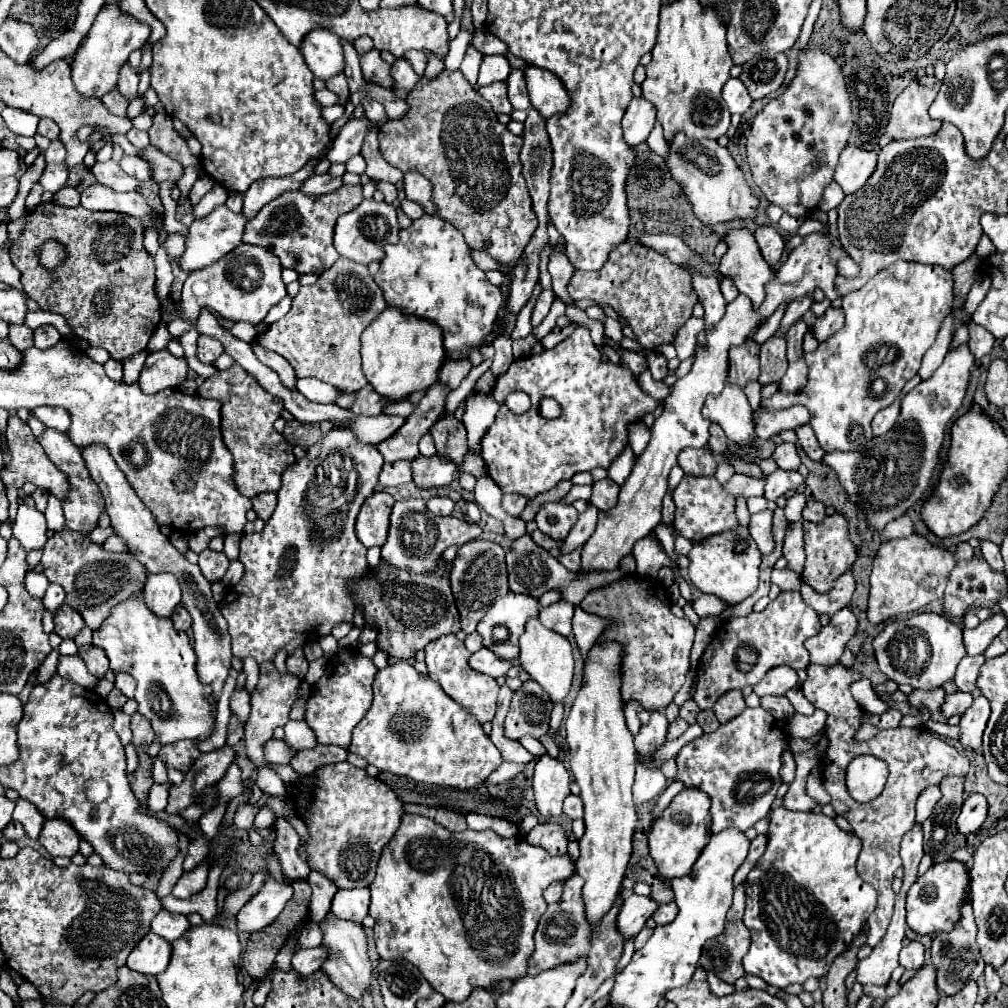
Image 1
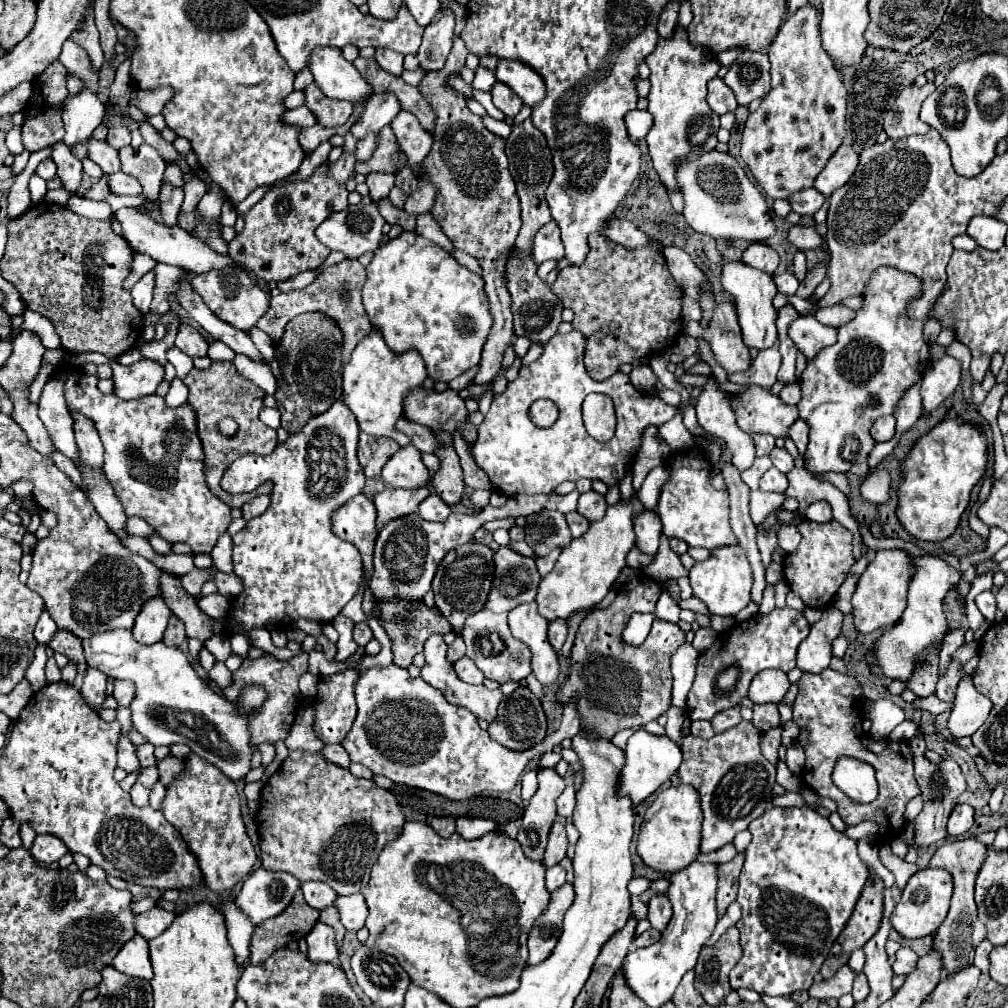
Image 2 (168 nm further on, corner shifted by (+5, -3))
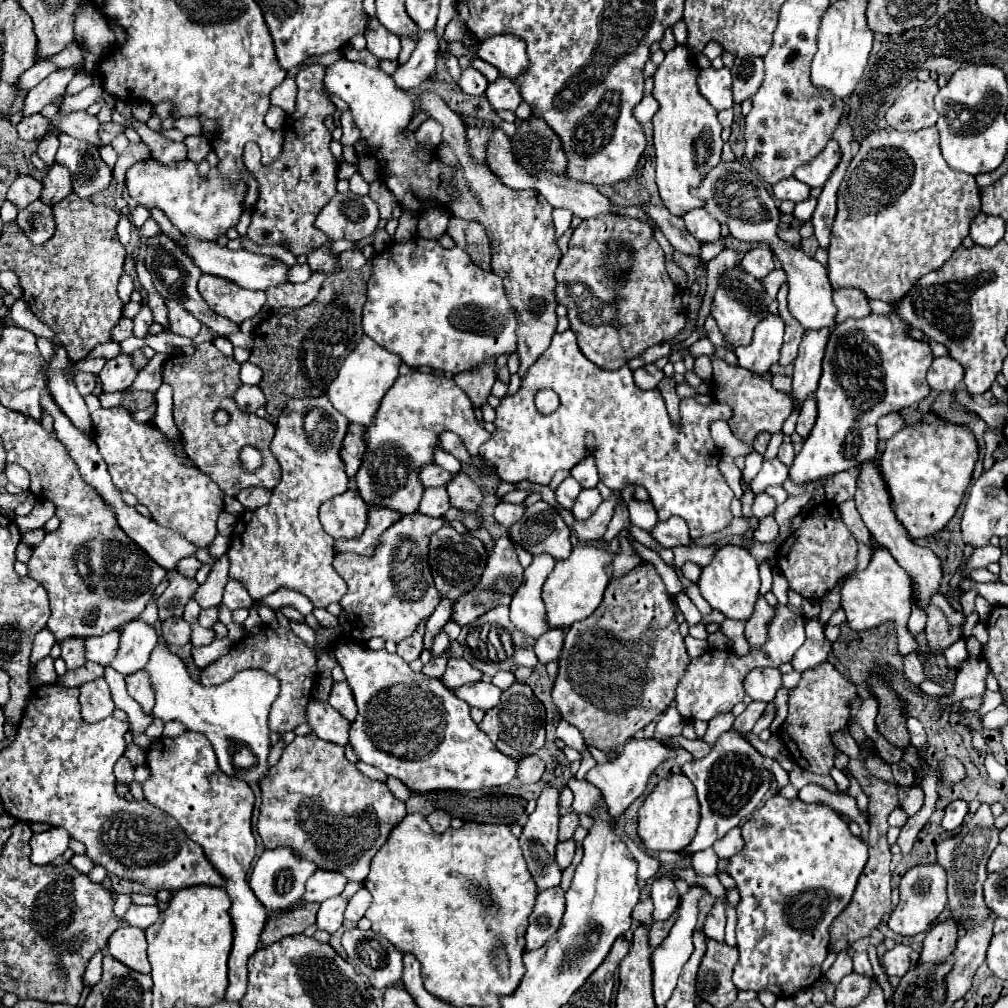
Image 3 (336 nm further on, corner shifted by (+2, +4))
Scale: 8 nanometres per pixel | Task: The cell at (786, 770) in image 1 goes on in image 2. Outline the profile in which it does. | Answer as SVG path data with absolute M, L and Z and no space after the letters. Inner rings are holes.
M774 727L766 733L762 733L762 739L760 739L760 747L762 747L762 755L770 761L770 763L776 763L778 761L778 747L780 747L780 735L782 735L782 729L780 727Z

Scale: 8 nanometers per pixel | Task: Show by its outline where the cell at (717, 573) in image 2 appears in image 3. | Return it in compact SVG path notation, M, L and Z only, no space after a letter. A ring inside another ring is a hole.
M727 544L715 552L711 564L701 568L701 576L697 584L701 596L711 604L713 610L719 610L733 620L747 620L759 596L759 564L745 548Z

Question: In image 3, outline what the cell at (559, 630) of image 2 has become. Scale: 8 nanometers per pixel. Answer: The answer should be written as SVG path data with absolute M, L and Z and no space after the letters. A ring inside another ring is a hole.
M551 628L549 632L545 632L545 634L537 640L535 650L537 650L539 662L547 664L547 662L559 658L559 650L563 648L565 632L567 632L567 628Z

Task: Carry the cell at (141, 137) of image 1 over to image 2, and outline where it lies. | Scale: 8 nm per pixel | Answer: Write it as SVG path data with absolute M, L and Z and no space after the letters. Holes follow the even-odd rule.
M108 127L106 143L110 143L114 149L120 149L130 143L130 131L126 127Z

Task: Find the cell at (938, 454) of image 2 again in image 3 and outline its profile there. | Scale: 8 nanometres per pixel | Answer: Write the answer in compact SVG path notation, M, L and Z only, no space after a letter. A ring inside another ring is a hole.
M947 420L919 422L913 426L905 426L901 432L897 432L897 436L887 440L881 458L881 474L891 494L893 510L913 540L941 532L947 526L947 522L955 516L963 500L963 494L971 482L977 458L979 458L979 446L975 434L967 426L957 426Z

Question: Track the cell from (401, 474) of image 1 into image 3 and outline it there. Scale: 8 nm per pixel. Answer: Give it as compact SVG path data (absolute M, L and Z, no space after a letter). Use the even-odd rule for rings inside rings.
M425 464L419 472L419 480L425 488L429 486L445 486L451 480L451 474L445 472L441 466L437 464Z

